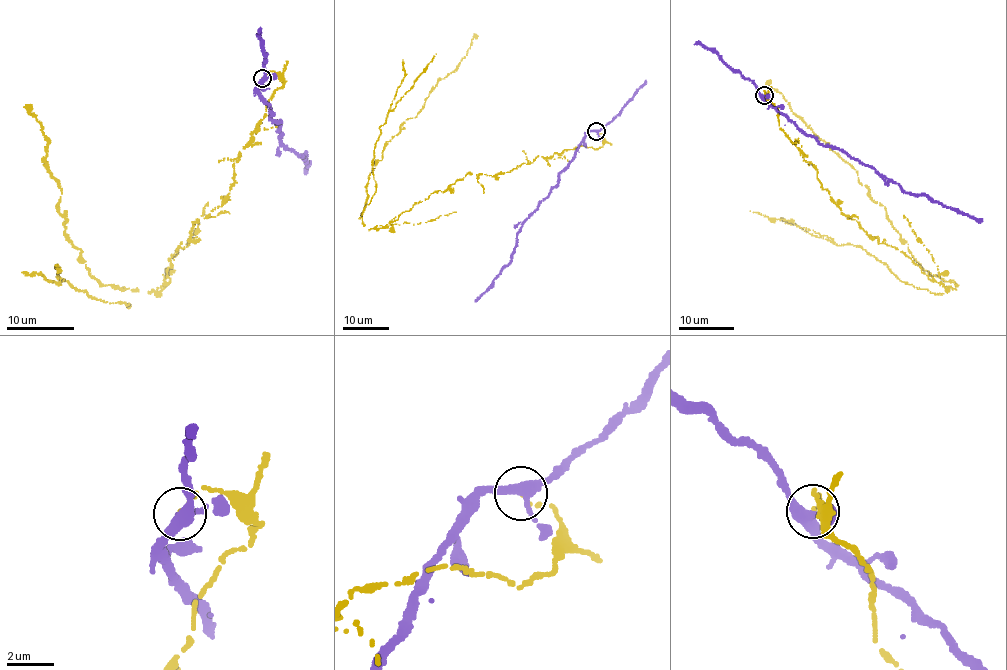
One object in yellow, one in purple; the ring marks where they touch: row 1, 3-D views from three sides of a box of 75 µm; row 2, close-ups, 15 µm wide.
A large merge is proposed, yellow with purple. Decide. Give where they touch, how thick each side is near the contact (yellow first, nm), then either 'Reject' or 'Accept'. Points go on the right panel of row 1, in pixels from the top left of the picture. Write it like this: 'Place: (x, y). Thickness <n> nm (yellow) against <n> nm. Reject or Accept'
Place: (764, 95). Thickness 110 nm (yellow) against 340 nm. Reject

